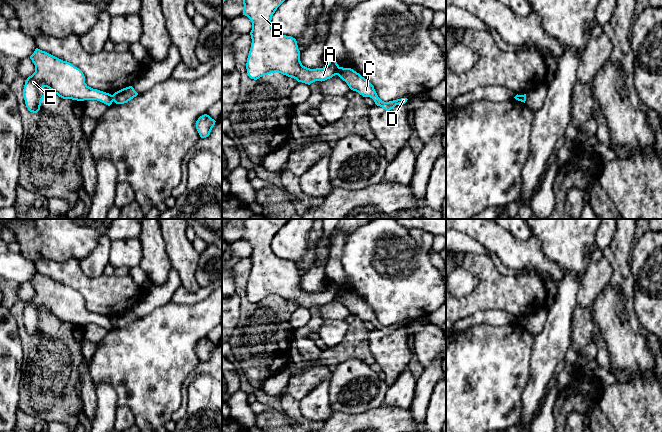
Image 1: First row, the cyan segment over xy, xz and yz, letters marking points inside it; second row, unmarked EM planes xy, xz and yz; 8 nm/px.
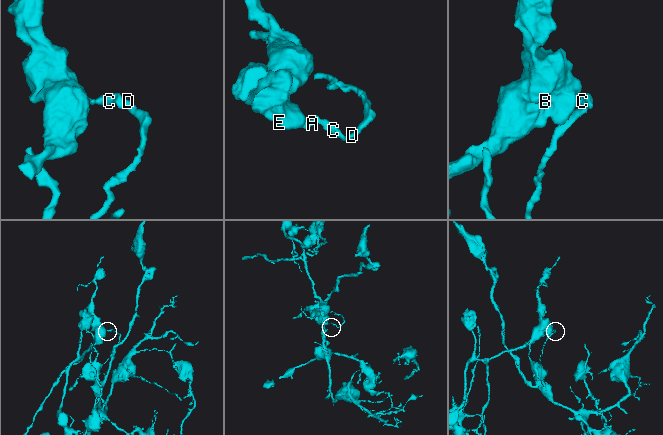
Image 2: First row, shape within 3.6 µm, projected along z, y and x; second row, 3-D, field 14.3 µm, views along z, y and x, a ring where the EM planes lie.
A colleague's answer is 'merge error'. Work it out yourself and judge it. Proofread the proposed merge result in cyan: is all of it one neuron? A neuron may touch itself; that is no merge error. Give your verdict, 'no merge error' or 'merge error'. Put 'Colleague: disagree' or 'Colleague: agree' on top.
Colleague: agree
merge error

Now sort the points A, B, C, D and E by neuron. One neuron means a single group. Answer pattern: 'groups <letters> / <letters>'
groups A B E / C D

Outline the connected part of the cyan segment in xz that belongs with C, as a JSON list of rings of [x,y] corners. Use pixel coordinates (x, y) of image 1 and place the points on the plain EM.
[[[340,291],[337,299],[347,307],[351,314],[358,316],[363,321],[372,322],[377,330],[382,331],[386,335],[390,335],[396,329],[405,328],[408,324],[407,322],[401,322],[389,326],[382,325],[378,321],[374,310],[351,292]]]

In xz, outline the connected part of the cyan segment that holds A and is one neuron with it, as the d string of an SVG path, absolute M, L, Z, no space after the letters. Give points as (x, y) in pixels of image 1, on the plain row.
M243 219L243 239L252 246L252 267L246 293L251 303L281 297L310 309L337 299L339 289L333 283L323 292L310 293L302 289L297 265L277 257L271 249L277 232L290 219Z

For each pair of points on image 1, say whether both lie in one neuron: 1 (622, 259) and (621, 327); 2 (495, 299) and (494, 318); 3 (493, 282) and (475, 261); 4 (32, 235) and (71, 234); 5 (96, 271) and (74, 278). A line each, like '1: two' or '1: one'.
1: one
2: two
3: one
4: one
5: two

